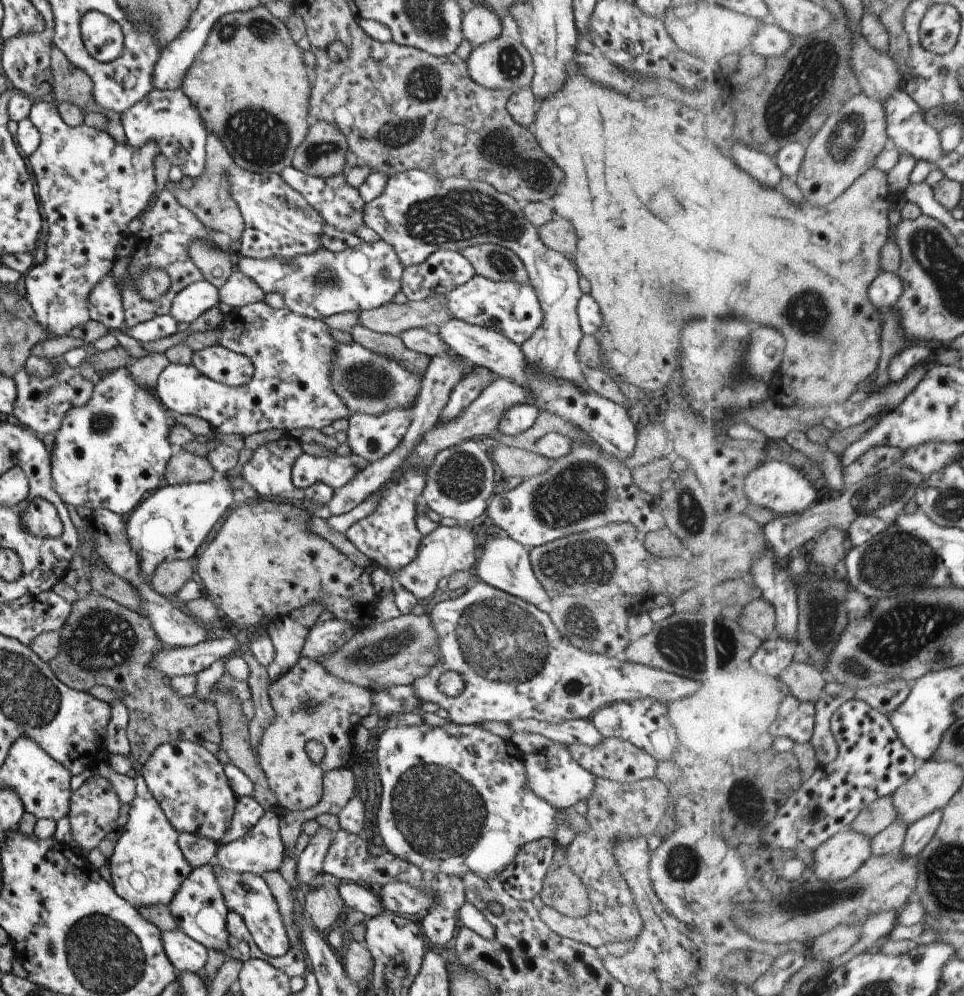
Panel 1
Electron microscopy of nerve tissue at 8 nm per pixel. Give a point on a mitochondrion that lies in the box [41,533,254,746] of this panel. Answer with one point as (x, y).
(101, 639)

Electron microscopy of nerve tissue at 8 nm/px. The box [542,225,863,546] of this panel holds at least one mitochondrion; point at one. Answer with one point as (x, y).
(807, 313)

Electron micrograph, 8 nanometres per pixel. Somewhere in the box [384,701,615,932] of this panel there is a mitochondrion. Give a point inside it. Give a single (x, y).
(441, 815)

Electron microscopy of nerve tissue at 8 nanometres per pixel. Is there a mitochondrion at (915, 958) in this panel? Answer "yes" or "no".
no

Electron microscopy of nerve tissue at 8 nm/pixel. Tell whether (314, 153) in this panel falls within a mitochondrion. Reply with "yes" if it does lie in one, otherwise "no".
yes

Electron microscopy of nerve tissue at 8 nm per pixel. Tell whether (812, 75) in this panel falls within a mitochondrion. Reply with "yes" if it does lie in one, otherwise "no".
yes

